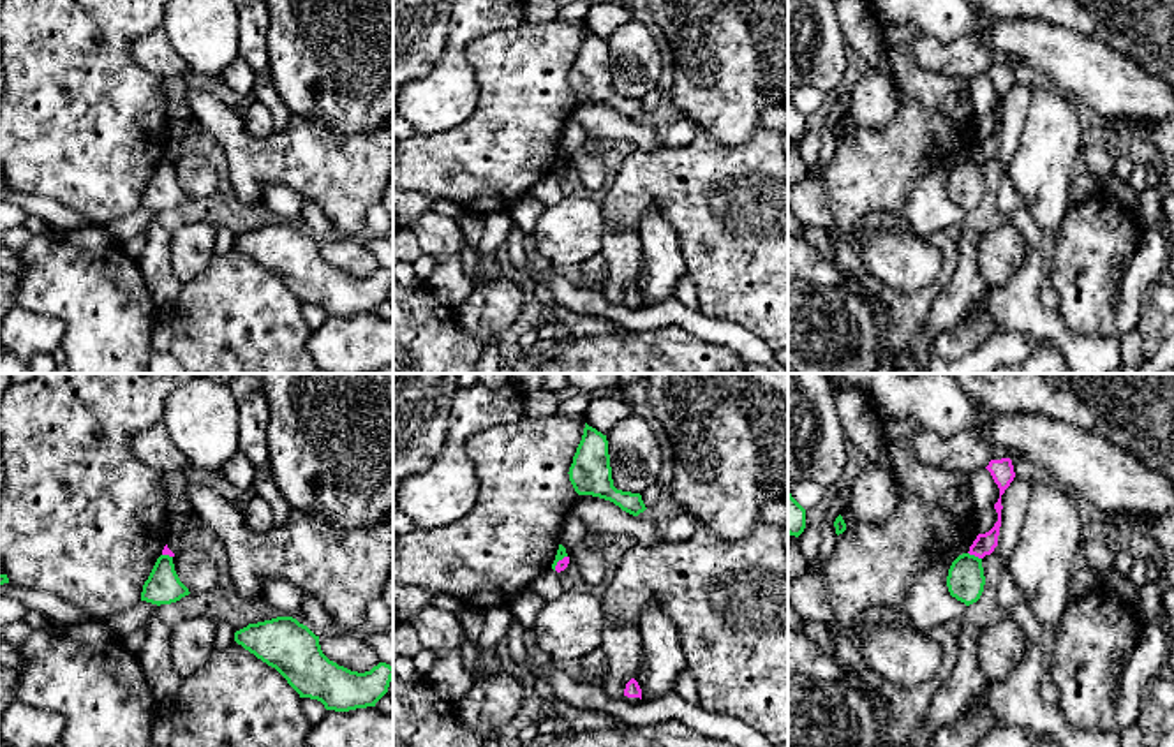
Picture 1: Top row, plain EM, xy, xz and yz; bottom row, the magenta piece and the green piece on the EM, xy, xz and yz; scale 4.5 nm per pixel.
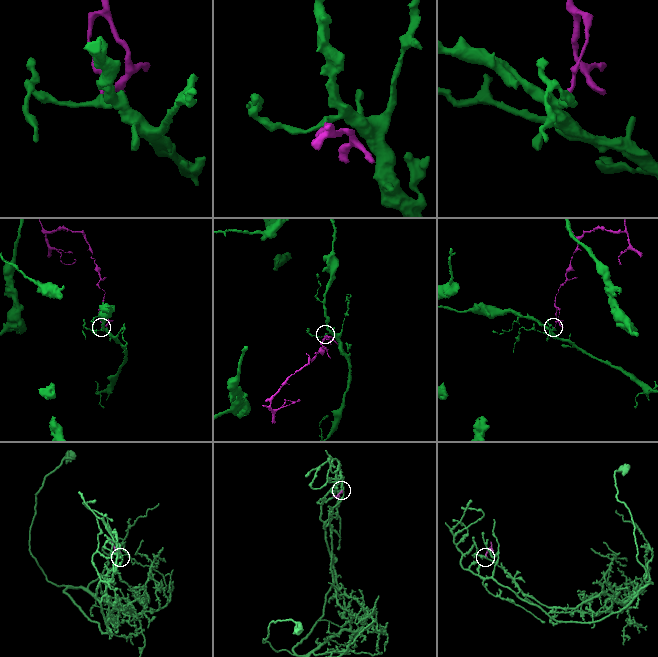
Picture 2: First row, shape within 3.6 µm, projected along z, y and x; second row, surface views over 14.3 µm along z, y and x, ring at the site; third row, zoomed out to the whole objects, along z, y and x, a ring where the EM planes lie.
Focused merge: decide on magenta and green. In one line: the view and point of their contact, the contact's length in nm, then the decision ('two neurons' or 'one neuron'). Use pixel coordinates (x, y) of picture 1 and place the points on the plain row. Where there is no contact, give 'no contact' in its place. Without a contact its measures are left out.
meets magenta in yz at (975, 161); contact 70 nm long; two neurons

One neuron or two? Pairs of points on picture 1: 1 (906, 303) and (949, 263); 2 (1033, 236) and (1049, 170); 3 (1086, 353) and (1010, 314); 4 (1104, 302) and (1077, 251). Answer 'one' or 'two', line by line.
1: one
2: two
3: one
4: one

